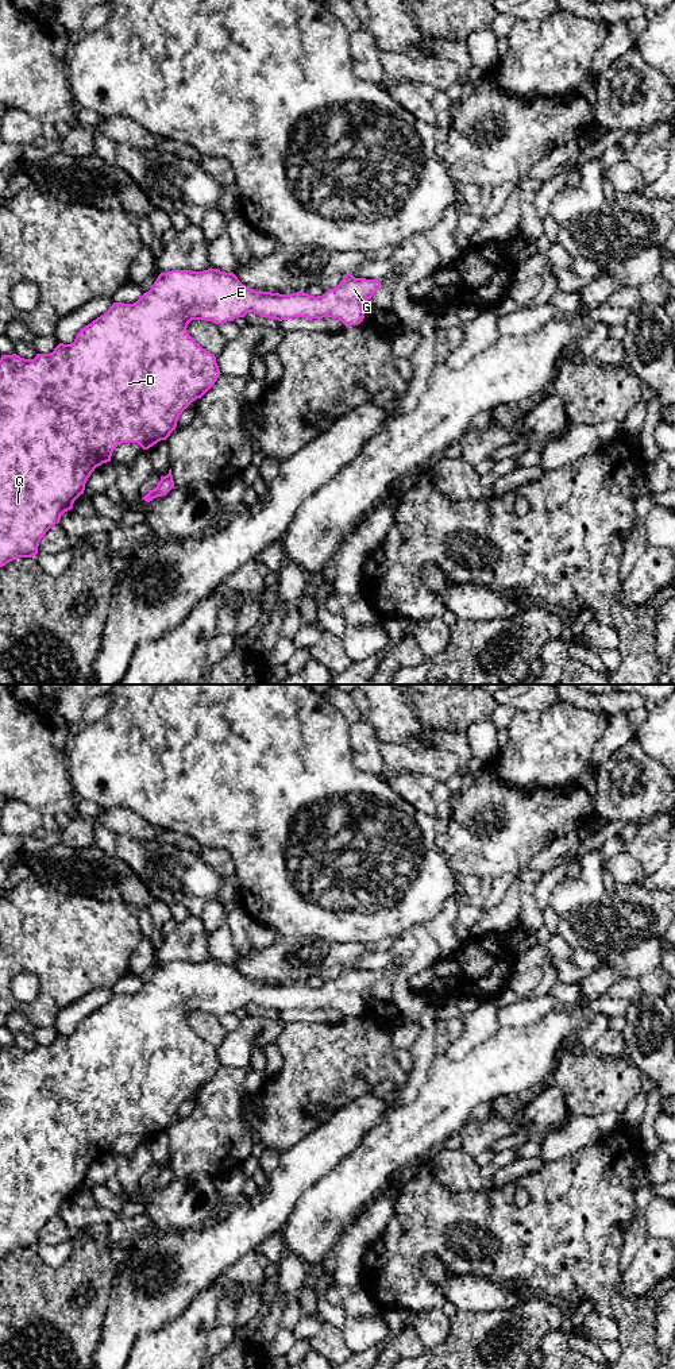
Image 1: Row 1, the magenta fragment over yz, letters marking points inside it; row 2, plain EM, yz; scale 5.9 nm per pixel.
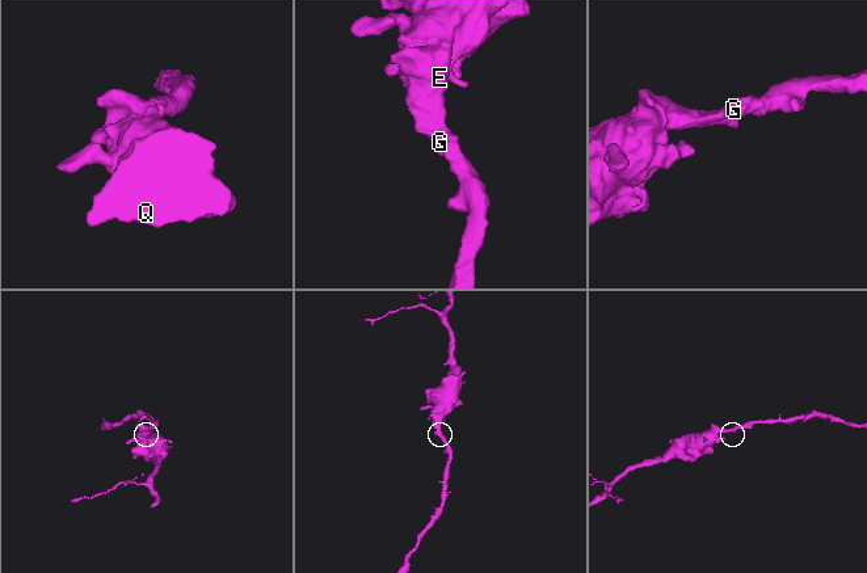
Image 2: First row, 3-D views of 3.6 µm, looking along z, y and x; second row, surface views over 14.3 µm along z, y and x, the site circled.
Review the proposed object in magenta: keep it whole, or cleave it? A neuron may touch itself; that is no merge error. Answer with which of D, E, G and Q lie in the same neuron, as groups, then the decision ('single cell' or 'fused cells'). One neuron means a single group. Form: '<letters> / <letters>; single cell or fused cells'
D E G Q; single cell

